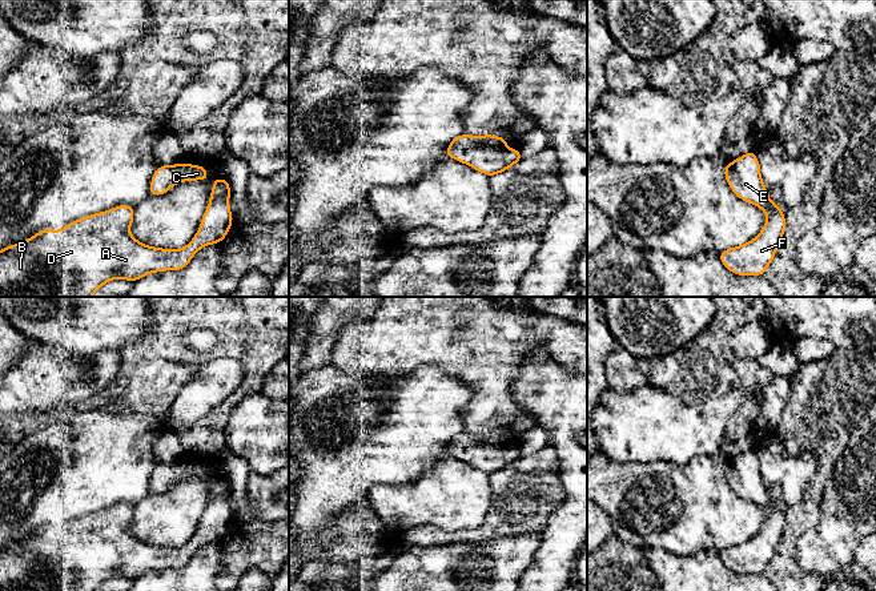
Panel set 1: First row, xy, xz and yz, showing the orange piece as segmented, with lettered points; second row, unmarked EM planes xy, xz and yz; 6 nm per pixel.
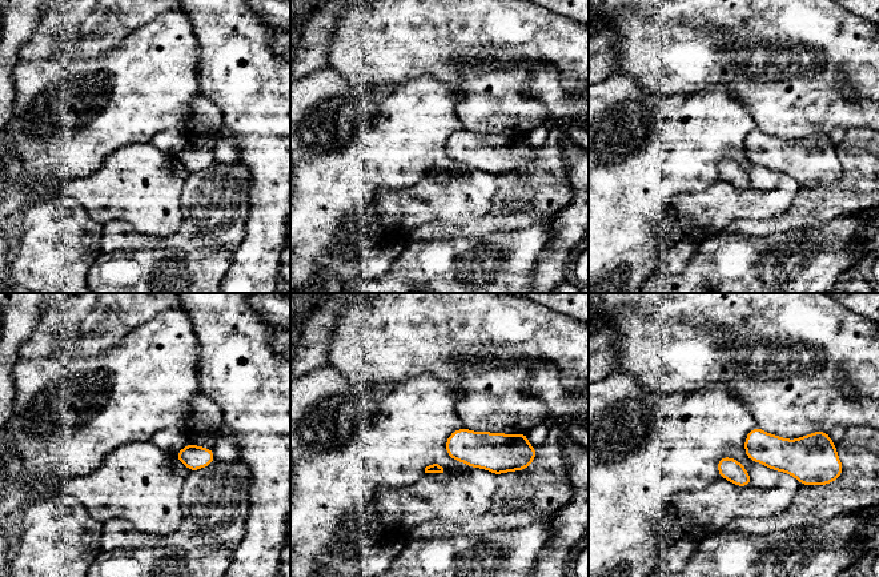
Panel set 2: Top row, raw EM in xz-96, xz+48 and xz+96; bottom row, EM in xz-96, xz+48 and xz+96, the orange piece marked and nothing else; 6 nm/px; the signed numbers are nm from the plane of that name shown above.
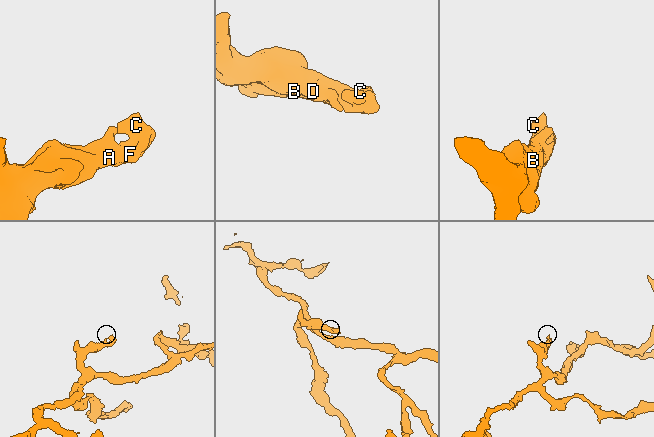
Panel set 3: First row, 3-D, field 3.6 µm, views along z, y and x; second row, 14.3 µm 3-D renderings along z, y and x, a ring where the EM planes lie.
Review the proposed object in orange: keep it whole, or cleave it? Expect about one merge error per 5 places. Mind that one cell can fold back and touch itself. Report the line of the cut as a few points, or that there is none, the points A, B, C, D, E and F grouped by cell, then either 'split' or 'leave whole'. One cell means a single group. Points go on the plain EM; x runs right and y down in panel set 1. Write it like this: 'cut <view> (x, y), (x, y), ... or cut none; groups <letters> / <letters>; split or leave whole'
cut none; groups A B C D E F; leave whole

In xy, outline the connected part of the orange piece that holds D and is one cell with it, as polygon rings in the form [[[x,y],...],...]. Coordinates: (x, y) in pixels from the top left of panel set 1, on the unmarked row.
[[[213,478],[209,503],[194,536],[182,547],[161,547],[141,542],[130,531],[134,506],[118,503],[69,520],[61,528],[44,527],[21,542],[0,548],[0,591],[95,591],[108,579],[134,580],[165,568],[182,568],[204,544],[220,542],[228,532],[233,514],[229,506],[230,483]]]

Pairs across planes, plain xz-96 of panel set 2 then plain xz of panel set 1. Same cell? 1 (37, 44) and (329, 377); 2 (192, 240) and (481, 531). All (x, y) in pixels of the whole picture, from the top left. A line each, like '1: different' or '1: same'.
1: different
2: same

